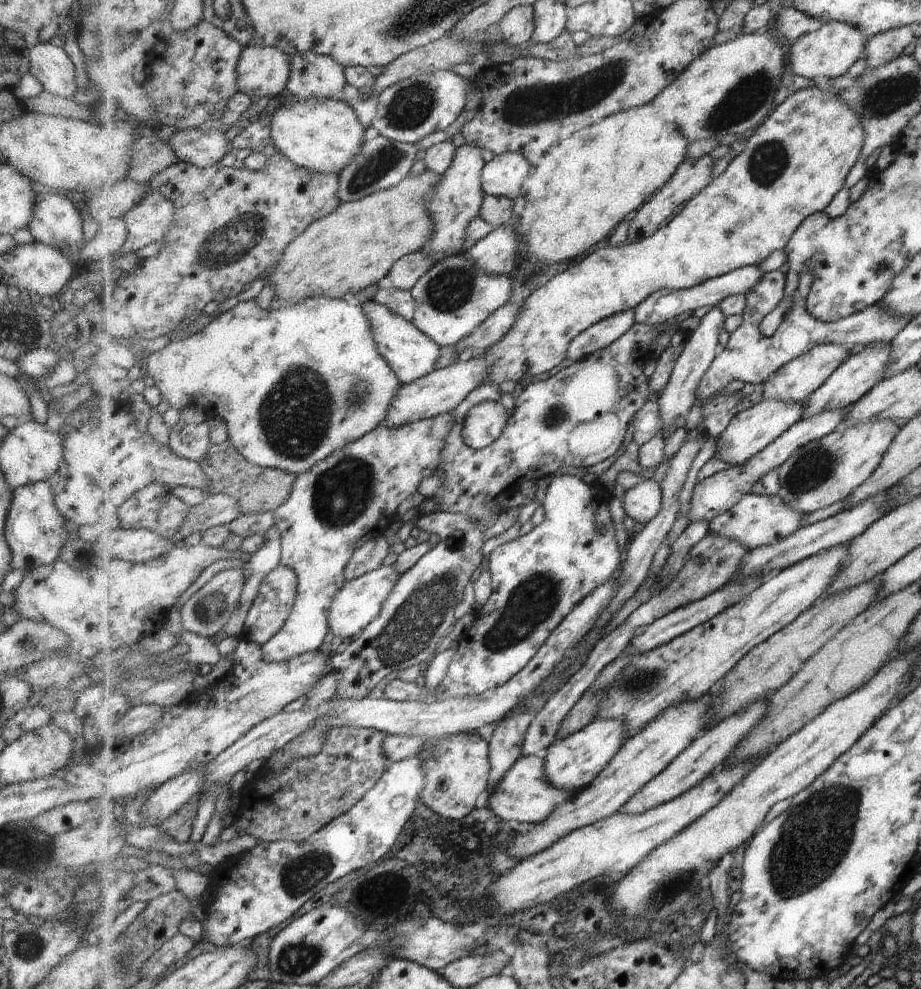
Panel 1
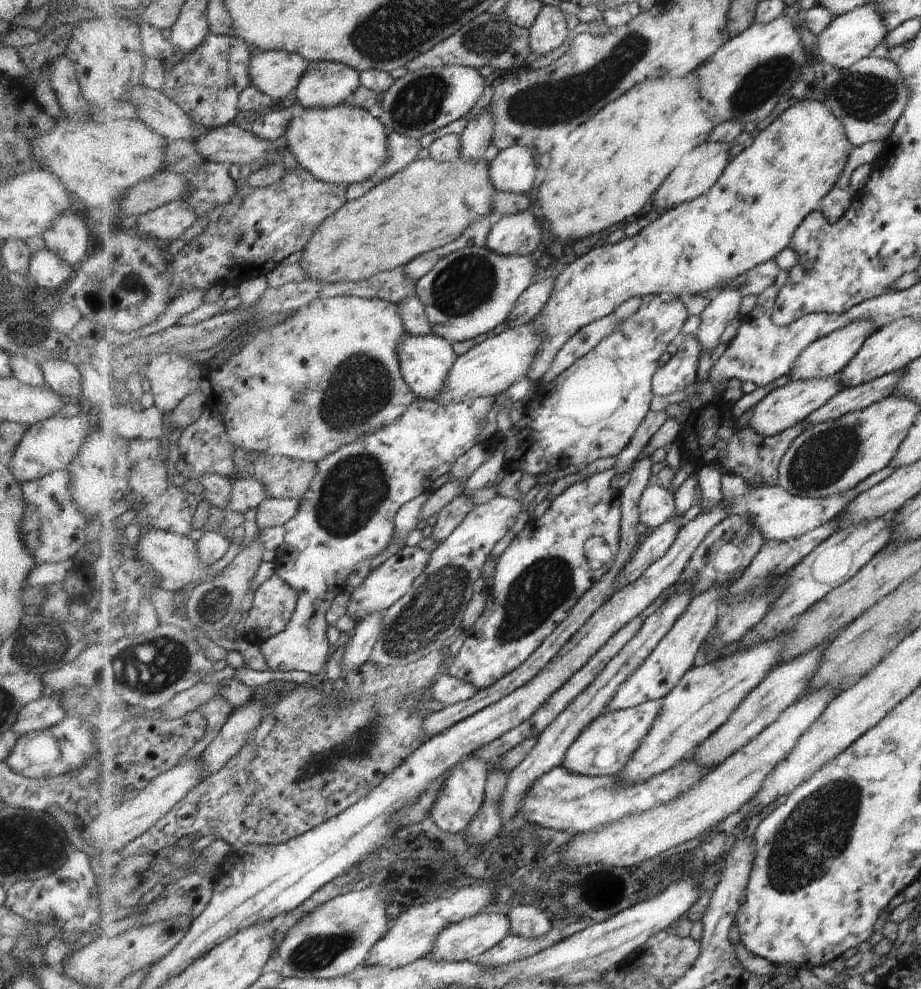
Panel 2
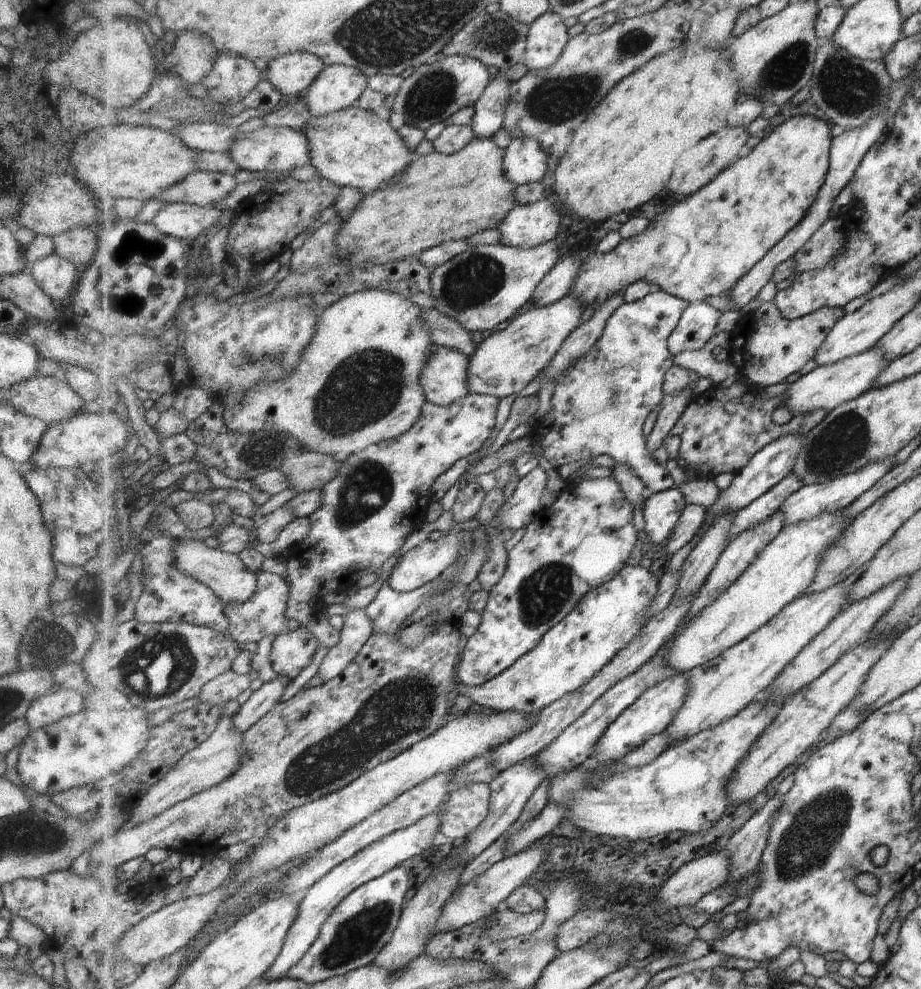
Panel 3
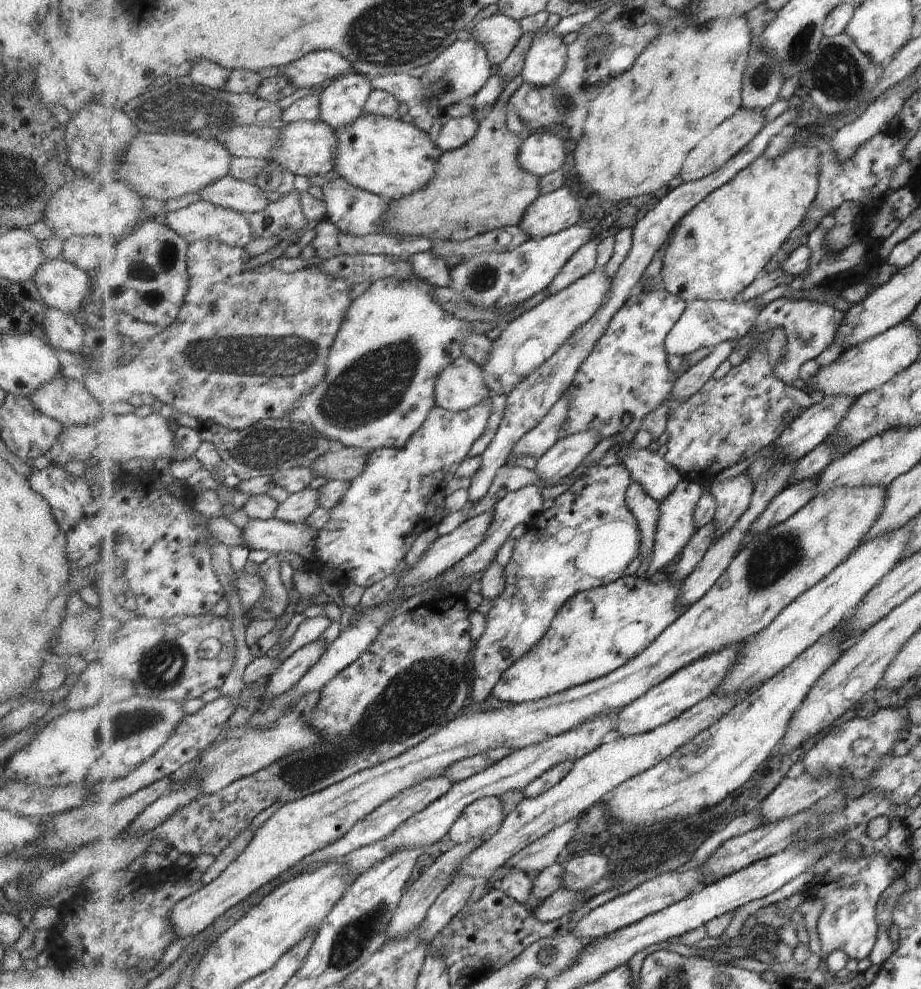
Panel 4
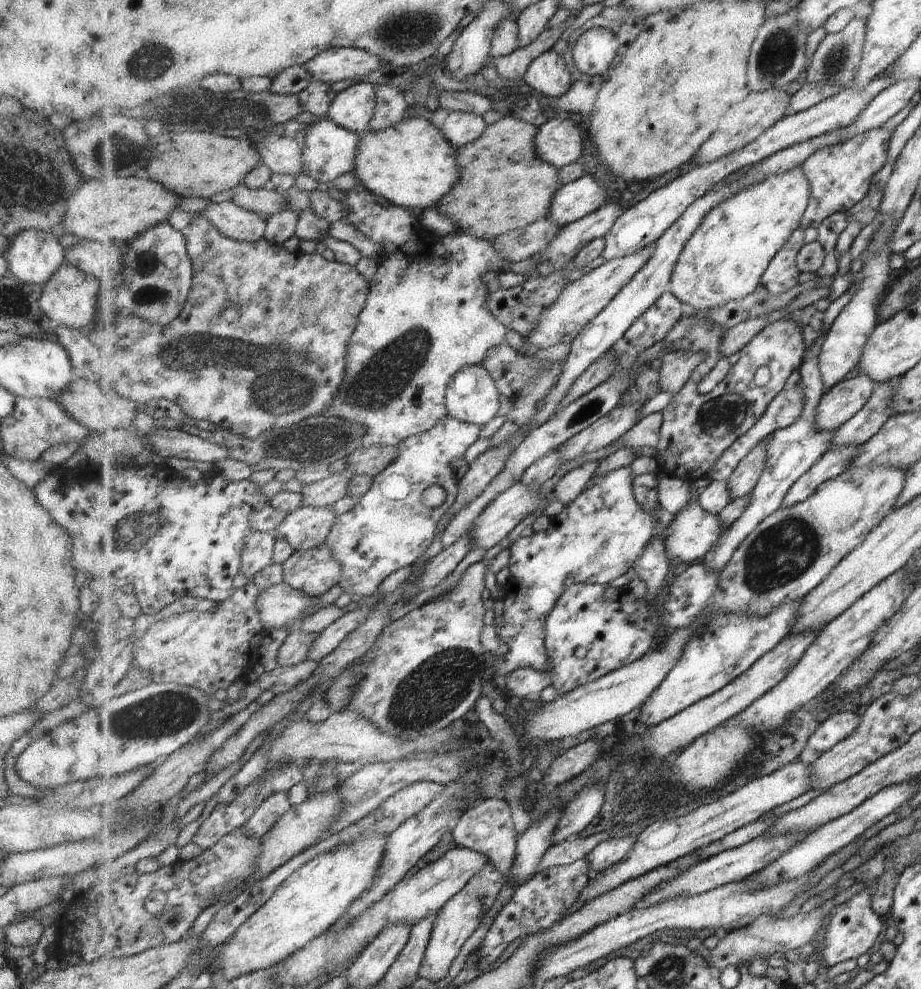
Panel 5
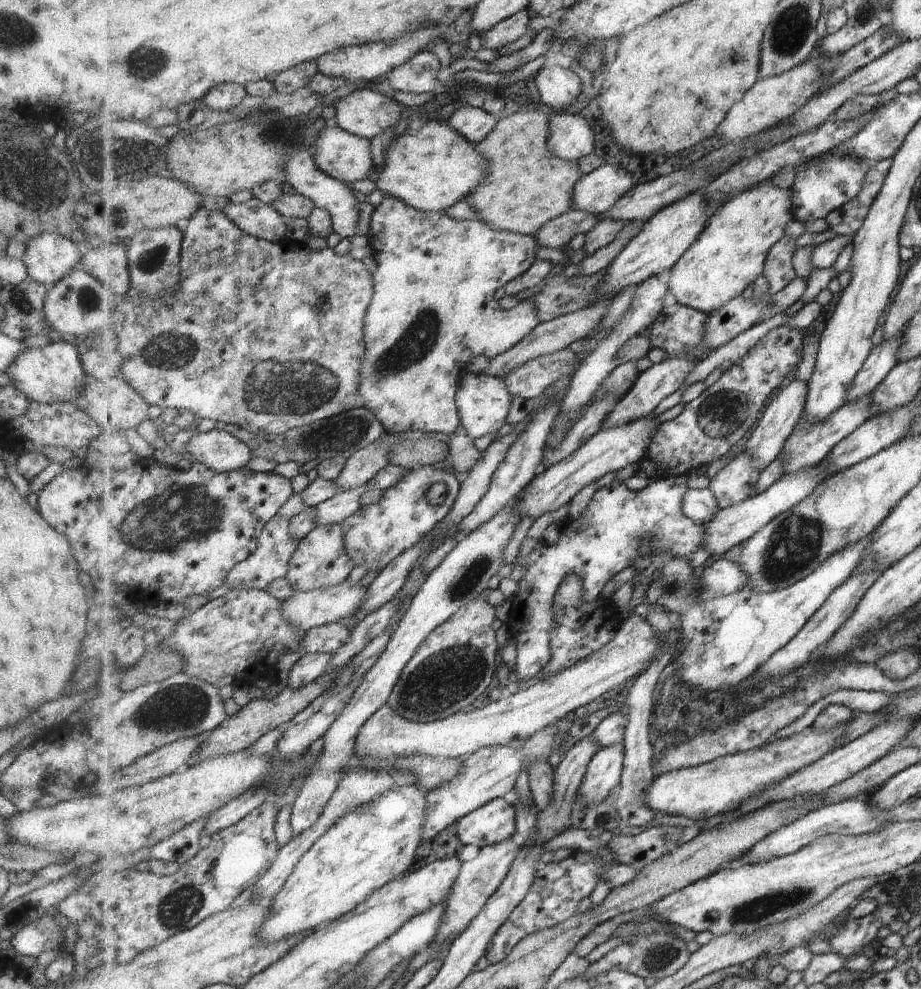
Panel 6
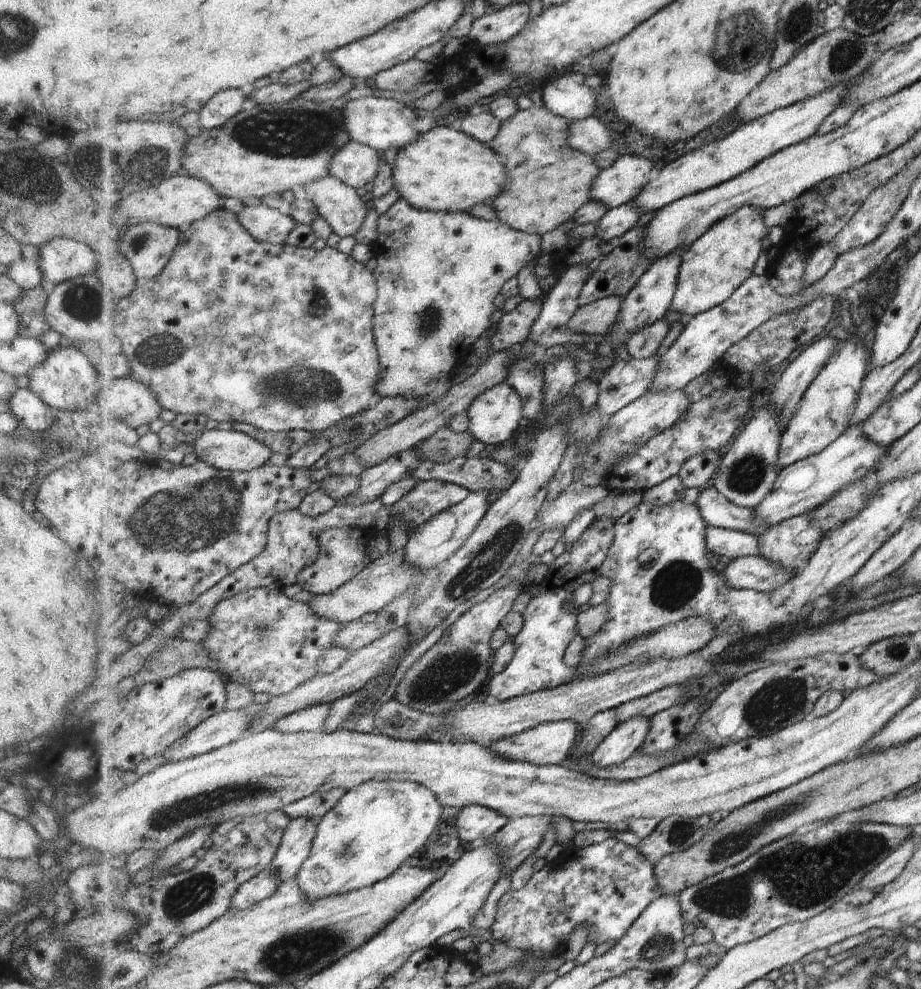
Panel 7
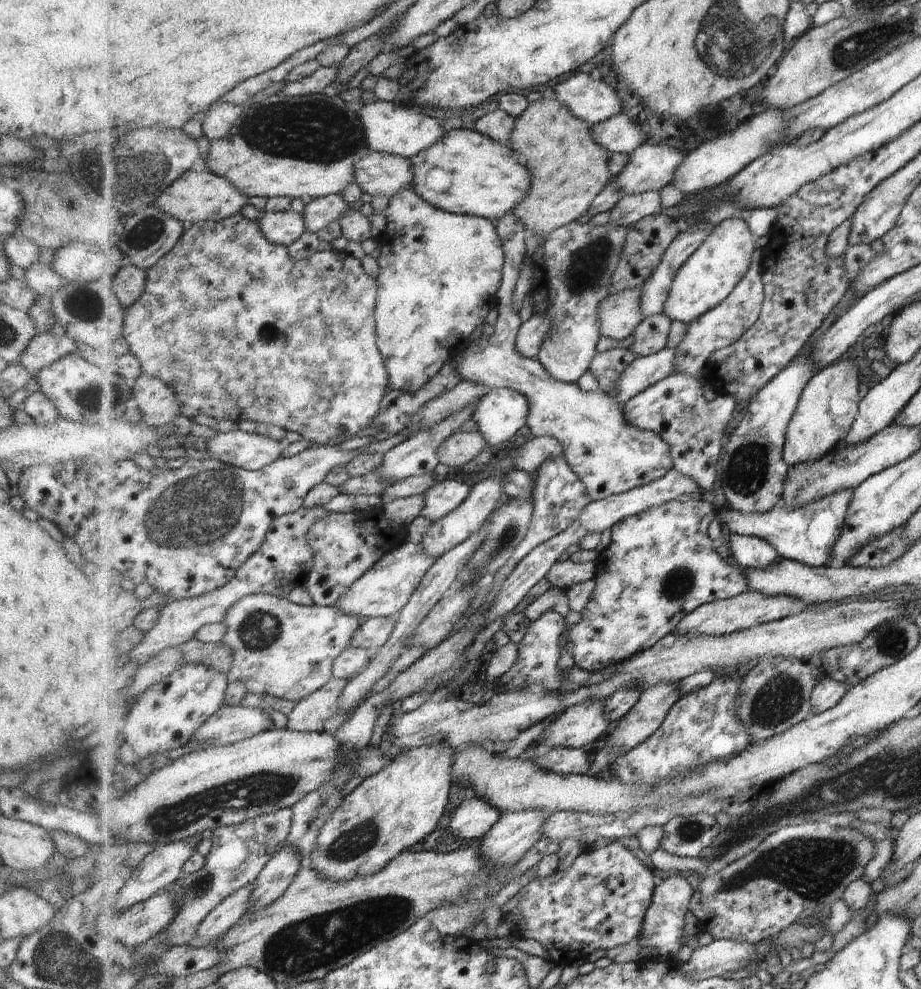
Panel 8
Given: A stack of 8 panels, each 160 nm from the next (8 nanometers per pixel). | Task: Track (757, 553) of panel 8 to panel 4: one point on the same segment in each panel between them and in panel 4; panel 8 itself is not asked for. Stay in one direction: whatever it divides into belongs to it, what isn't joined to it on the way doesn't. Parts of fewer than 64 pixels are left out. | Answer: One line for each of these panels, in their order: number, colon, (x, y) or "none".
4: (589, 536)
5: (598, 537)
6: (619, 521)
7: (734, 544)

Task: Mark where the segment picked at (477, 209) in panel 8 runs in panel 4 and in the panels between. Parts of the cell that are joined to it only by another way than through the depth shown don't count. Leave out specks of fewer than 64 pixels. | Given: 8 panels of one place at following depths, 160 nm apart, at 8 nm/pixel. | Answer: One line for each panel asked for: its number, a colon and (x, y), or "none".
4: (391, 158)
5: (411, 164)
6: (431, 169)
7: (445, 170)

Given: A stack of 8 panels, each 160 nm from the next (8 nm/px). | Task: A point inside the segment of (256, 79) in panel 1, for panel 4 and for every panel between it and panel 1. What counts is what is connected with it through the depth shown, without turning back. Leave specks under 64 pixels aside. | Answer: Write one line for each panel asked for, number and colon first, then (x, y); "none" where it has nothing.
2: (277, 73)
3: (292, 73)
4: (309, 71)

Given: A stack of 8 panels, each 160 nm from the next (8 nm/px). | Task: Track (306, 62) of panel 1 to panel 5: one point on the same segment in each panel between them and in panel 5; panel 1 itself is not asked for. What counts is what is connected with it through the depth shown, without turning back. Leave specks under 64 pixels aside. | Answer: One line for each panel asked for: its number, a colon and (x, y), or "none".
2: (324, 84)
3: (338, 87)
4: (343, 100)
5: (353, 108)

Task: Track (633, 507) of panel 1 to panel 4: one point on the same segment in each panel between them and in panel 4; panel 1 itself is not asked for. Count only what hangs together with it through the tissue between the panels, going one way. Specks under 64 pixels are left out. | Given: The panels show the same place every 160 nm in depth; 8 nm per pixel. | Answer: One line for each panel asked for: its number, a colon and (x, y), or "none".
2: (657, 505)
3: (662, 511)
4: (676, 525)

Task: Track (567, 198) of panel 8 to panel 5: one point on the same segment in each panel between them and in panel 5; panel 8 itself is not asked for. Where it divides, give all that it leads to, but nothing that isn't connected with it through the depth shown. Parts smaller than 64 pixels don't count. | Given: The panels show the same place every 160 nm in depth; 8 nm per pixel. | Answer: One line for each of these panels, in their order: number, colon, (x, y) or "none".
5: (504, 186)
6: (529, 186)
7: (548, 182)

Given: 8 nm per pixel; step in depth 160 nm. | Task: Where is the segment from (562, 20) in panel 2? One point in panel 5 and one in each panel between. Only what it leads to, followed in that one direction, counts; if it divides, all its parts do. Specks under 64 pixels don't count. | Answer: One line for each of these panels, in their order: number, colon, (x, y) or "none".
3: (547, 37)
4: (547, 57)
5: (548, 74)

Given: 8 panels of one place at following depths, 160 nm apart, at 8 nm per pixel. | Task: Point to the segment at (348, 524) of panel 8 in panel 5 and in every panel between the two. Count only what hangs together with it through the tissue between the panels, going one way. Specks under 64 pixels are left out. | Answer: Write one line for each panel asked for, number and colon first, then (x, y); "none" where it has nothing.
5: (314, 571)
6: (321, 559)
7: (343, 551)

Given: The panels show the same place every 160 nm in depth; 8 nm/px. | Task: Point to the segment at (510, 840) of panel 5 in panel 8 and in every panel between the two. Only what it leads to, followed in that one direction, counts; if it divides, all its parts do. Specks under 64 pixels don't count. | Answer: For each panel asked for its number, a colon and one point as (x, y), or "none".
6: (494, 822)
7: (475, 821)
8: (474, 818)

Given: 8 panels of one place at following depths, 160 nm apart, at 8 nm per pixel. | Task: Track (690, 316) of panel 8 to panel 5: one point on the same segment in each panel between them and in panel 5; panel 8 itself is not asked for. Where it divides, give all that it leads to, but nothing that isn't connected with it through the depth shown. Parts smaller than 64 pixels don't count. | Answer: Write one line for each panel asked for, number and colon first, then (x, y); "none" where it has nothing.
5: (726, 259)
6: (723, 264)
7: (715, 266)

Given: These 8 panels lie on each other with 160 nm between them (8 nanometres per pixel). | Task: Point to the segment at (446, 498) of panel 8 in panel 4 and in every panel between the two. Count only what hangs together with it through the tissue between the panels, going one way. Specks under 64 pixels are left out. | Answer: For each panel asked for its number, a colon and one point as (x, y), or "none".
4: (393, 501)
5: (391, 527)
6: (377, 534)
7: (430, 498)

